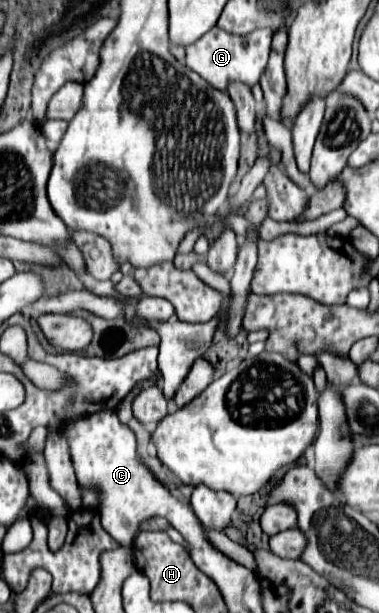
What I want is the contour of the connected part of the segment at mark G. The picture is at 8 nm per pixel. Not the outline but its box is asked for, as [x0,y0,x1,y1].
[186,26,272,92]

